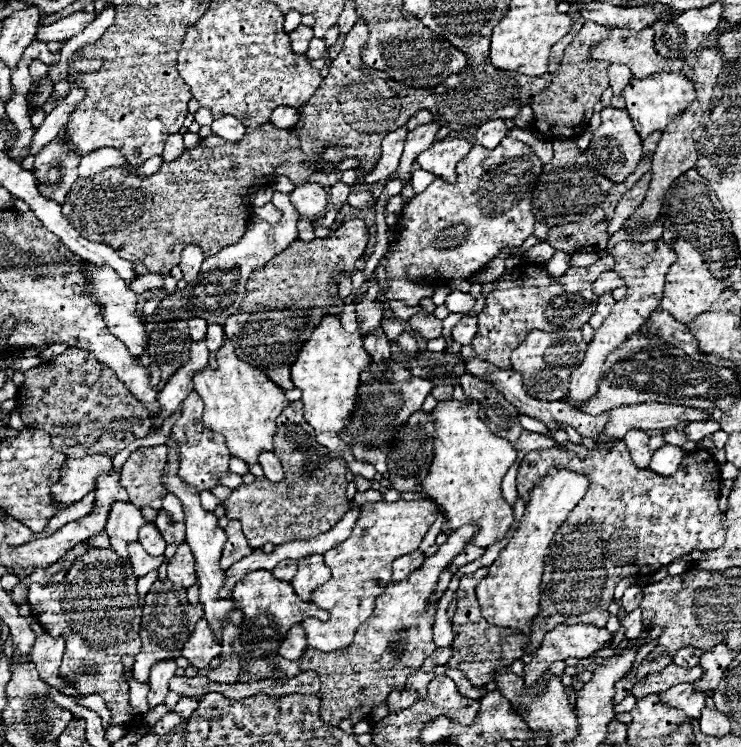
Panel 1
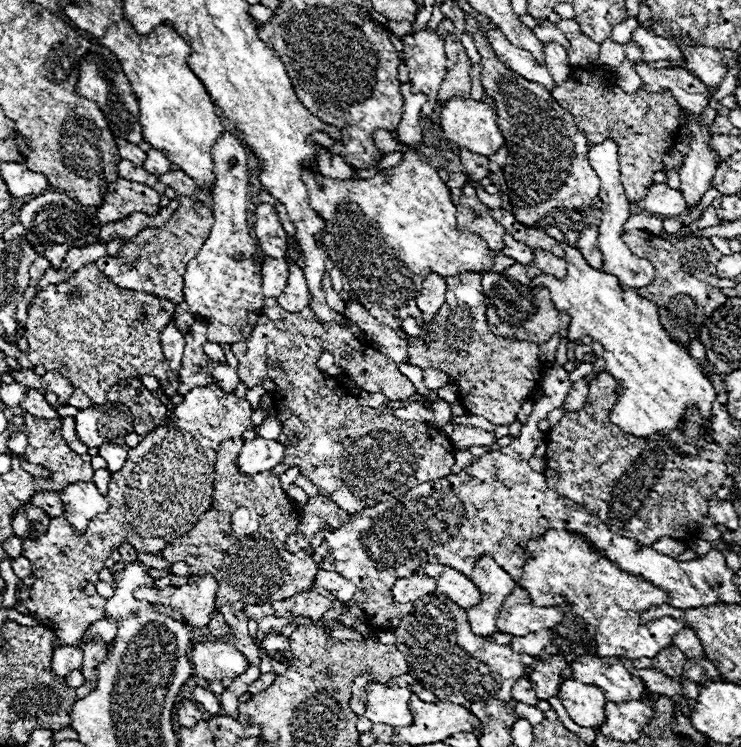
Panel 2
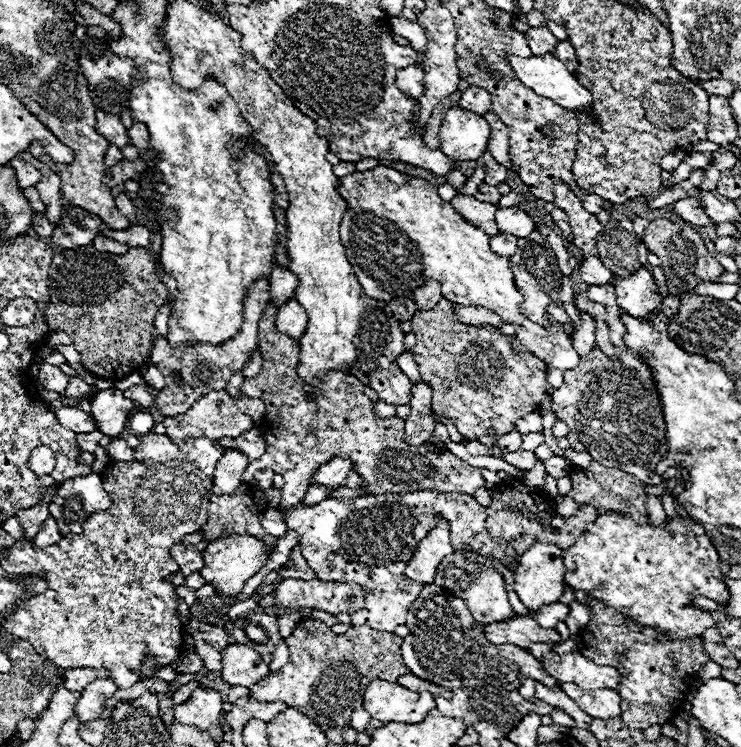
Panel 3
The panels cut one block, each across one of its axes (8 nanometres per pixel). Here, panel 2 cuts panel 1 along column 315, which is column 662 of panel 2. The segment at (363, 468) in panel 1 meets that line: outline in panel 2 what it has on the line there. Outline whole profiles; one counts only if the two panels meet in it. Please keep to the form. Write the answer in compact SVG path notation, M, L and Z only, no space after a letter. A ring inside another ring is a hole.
M544 226L544 232L558 240L564 250L566 276L536 276L532 286L548 288L550 300L556 310L562 310L572 316L568 326L568 342L590 336L592 340L604 346L606 372L618 380L616 388L616 406L610 414L610 420L624 432L648 438L650 434L664 432L670 446L684 454L698 454L694 444L686 444L680 430L676 428L684 416L686 404L698 404L700 412L708 418L710 404L716 398L716 392L710 380L702 374L698 360L694 360L682 346L670 340L664 328L658 322L658 306L642 296L636 288L624 290L618 284L618 278L588 266L582 252L576 246L570 246L564 238L564 232L558 226Z

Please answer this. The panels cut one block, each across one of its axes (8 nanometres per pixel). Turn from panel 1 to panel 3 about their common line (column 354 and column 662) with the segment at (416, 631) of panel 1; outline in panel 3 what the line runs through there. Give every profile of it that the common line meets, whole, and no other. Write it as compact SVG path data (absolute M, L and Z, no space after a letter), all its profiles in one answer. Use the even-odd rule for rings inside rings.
M586 594L586 600L590 608L590 622L578 632L580 654L620 670L622 680L620 686L616 686L616 692L624 702L624 710L620 714L622 722L628 728L638 730L668 722L682 710L688 690L696 686L698 670L710 660L702 640L698 636L686 640L670 640L666 636L658 638L654 626L634 624L590 594Z

